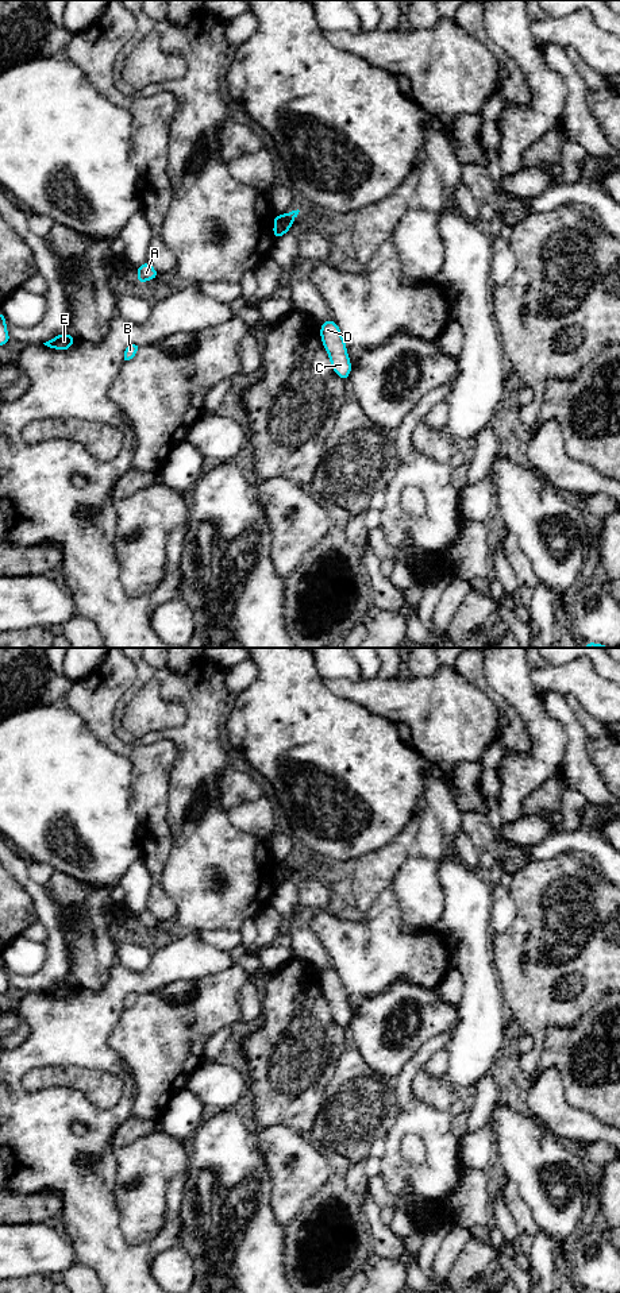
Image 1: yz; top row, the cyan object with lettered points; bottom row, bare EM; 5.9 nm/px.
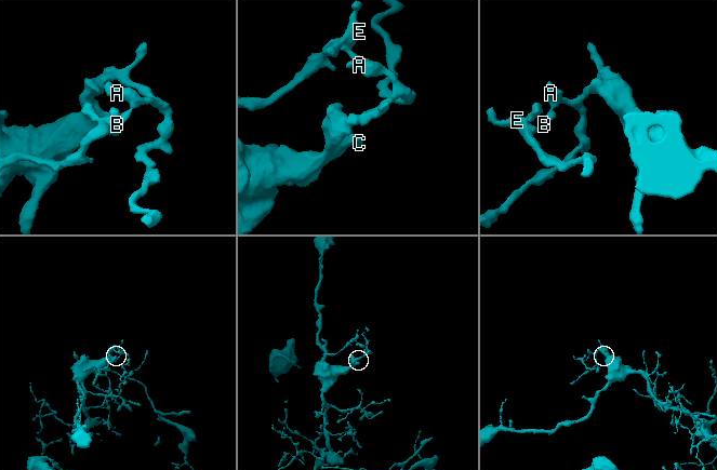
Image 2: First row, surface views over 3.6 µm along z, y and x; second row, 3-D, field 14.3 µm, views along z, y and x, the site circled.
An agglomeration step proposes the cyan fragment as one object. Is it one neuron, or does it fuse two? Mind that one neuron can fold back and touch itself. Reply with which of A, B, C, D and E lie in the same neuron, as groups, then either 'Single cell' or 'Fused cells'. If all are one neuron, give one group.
Groups: A B E / C D. Fused cells

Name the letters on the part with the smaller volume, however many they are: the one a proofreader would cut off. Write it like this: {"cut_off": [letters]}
{"cut_off": ["A", "B", "E"]}

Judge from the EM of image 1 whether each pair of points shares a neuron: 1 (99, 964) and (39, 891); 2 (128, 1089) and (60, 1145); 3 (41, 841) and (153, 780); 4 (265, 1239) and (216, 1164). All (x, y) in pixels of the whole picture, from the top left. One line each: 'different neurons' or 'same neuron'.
1: different neurons
2: same neuron
3: different neurons
4: same neuron

